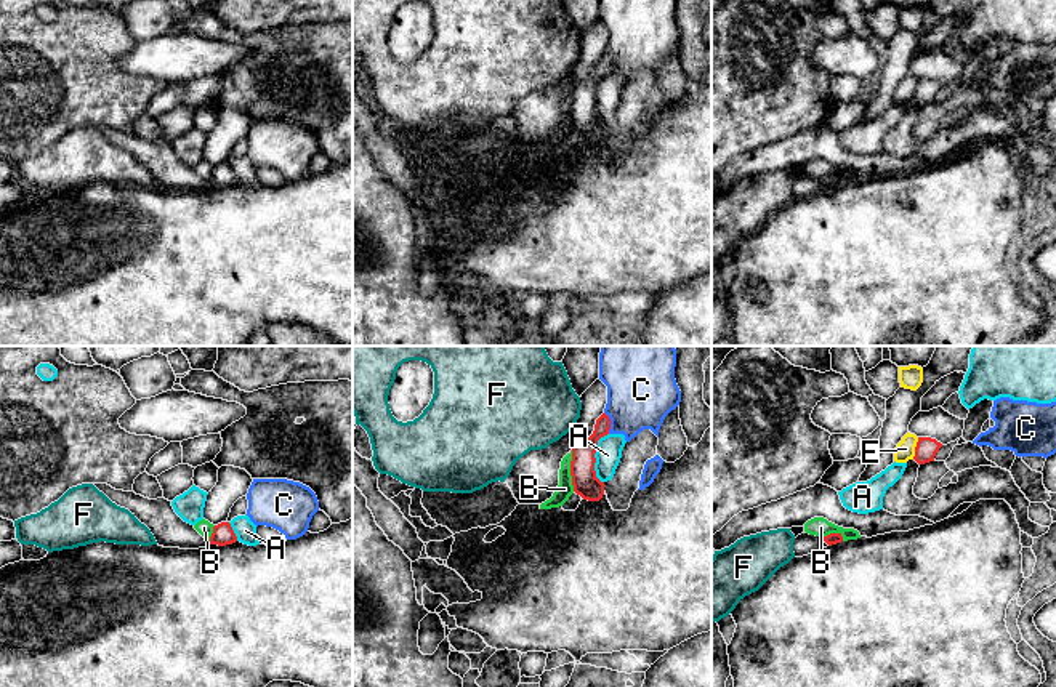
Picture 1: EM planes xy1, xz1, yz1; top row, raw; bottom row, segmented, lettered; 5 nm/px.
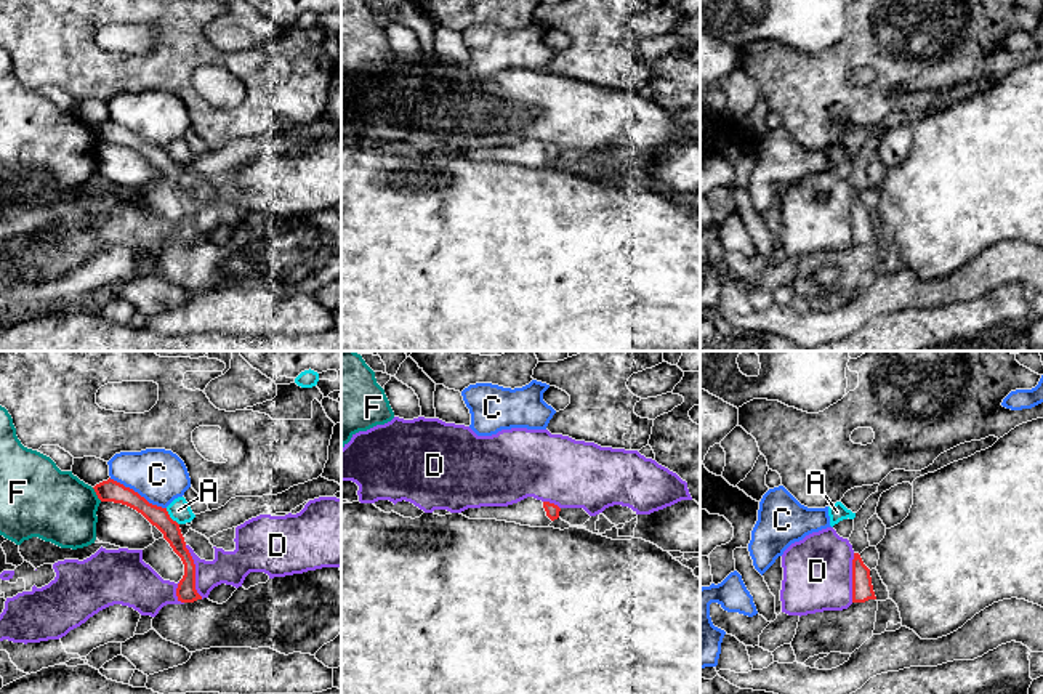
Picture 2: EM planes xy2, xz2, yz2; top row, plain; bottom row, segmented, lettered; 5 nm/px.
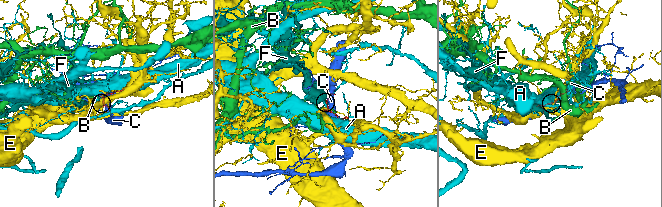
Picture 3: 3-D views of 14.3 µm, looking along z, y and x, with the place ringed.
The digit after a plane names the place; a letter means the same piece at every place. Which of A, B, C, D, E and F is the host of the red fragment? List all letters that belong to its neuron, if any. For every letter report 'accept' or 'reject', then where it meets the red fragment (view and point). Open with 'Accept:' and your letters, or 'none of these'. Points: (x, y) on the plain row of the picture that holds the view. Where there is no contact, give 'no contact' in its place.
Accept: none of these
A: reject | xz1 (593, 98)
B: reject | xz1 (571, 112)
C: reject | xy2 (136, 133)
D: reject | xy2 (194, 213)
E: reject | yz1 (915, 90)
F: reject | xy2 (96, 135)

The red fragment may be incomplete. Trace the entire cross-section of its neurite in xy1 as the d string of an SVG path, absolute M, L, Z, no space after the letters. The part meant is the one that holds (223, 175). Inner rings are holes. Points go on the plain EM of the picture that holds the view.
M221 163L213 168L210 186L226 187L237 183L237 178L229 163Z

